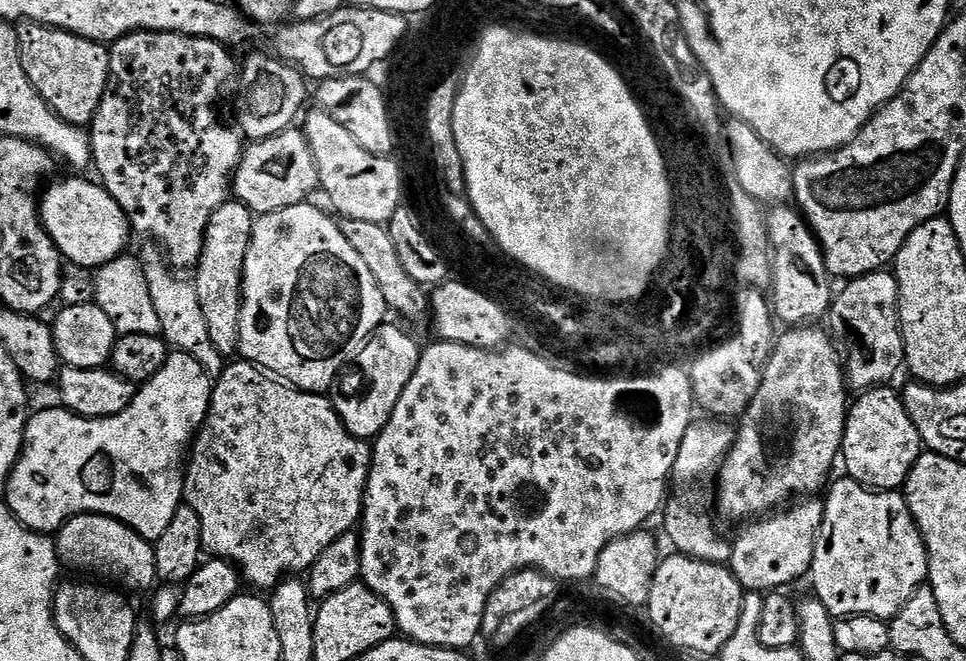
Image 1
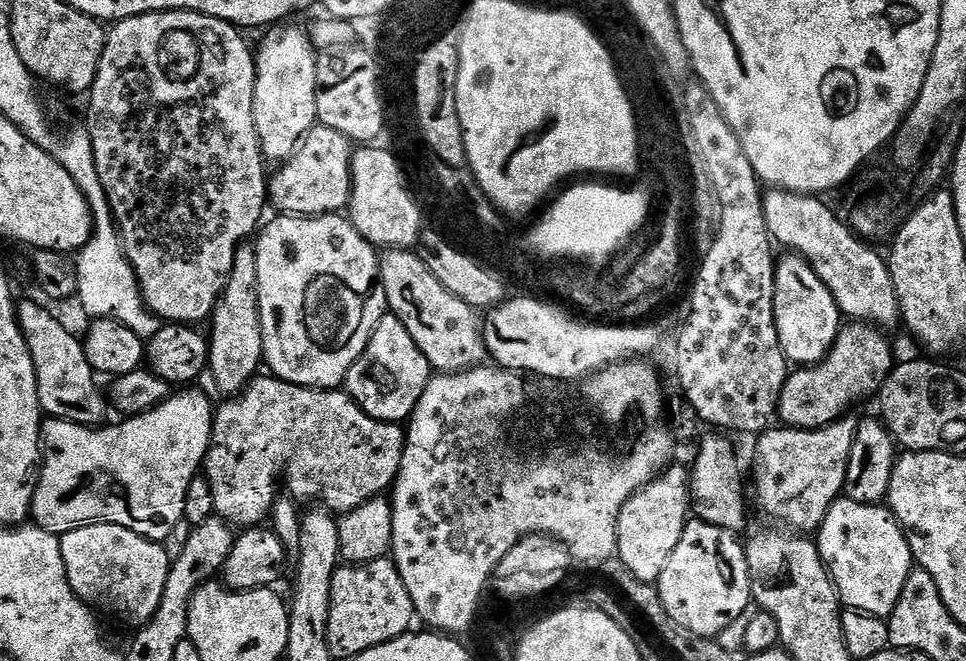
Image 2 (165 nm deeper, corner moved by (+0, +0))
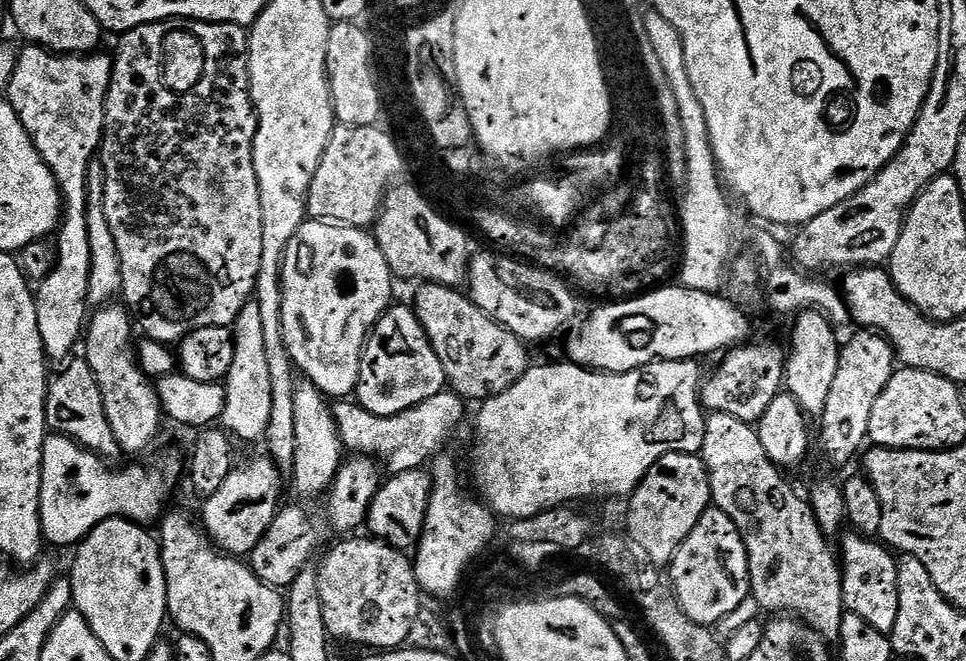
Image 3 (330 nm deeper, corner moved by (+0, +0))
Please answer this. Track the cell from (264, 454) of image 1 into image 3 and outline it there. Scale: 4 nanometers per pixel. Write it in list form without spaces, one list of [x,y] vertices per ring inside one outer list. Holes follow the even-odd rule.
[[[445,390],[396,416],[375,416],[358,402],[336,402],[331,405],[331,410],[345,449],[349,453],[363,454],[368,458],[382,456],[388,463],[387,471],[395,474],[415,468],[423,469],[437,455],[436,447],[447,442],[456,423],[463,418],[464,407],[466,404],[461,397],[451,390]]]

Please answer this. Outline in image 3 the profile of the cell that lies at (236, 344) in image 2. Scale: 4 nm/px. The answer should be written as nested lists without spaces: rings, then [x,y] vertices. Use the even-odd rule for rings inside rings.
[[[250,302],[242,306],[235,324],[231,327],[234,356],[230,364],[225,390],[225,408],[222,424],[237,441],[265,439],[272,413],[272,391],[270,390],[270,362],[266,330],[259,303]]]

